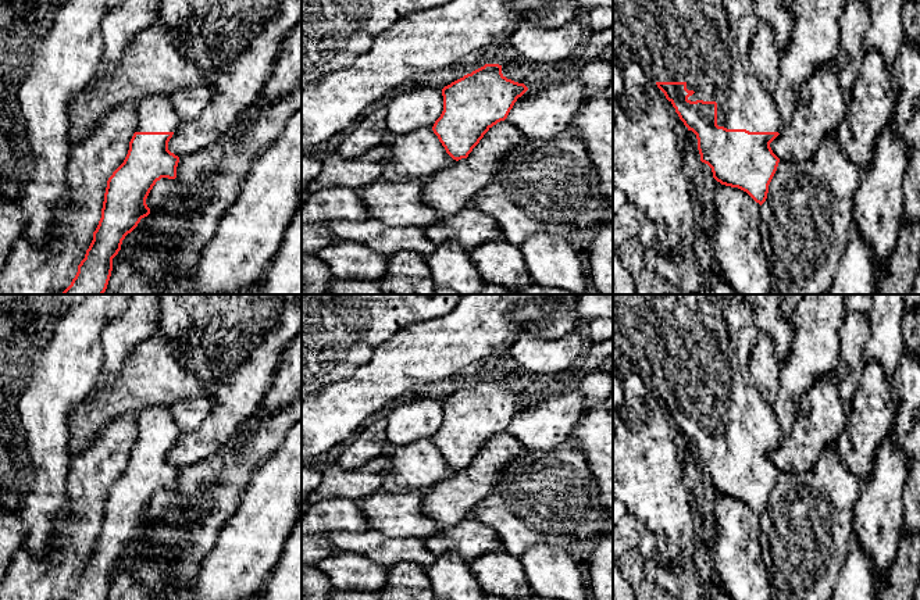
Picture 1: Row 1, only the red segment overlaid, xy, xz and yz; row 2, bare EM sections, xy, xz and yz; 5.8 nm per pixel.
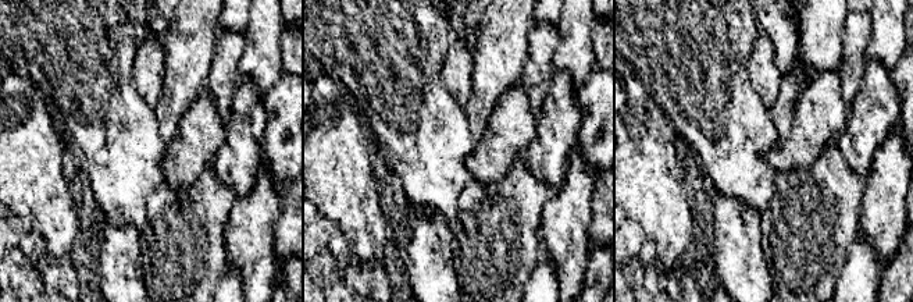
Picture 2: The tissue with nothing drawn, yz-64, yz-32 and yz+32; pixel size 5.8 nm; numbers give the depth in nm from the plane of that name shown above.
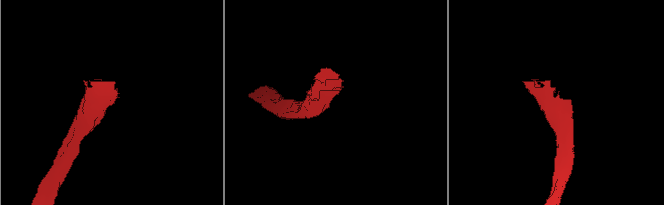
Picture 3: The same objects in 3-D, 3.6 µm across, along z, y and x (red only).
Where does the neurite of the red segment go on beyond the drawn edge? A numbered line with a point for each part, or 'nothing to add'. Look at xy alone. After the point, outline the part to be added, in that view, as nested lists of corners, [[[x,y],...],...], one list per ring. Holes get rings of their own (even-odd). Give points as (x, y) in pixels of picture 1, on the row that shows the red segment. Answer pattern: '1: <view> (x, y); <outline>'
1: xy (156, 113); [[[149,94],[138,101],[136,132],[176,132],[182,122],[167,94]]]

